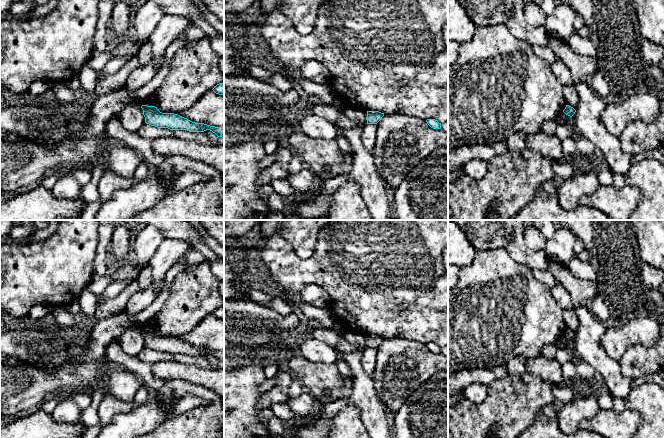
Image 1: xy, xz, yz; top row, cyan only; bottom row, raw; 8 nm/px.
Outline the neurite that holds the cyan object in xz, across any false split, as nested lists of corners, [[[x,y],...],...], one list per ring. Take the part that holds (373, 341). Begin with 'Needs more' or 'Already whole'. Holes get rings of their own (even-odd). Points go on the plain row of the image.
Already whole. [[[367,335],[367,348],[377,348],[383,340],[384,337],[381,337],[379,335]]]

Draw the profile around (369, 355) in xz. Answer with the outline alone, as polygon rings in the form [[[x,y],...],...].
[[[366,348],[362,353],[362,367],[364,372],[370,376],[375,371],[377,355],[377,348]]]

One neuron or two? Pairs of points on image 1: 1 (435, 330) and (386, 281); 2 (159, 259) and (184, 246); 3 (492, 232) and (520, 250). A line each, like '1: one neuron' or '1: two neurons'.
1: one neuron
2: one neuron
3: one neuron

